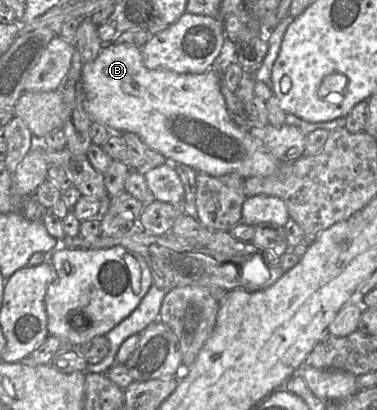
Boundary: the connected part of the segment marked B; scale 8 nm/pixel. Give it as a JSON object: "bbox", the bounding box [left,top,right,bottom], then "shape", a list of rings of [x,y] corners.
{"bbox":[81,43,280,179],"shape":[[[110,43],[103,45],[93,61],[82,64],[81,77],[86,111],[92,121],[105,125],[114,133],[131,132],[138,135],[166,159],[212,176],[236,173],[245,179],[269,176],[280,164],[246,128],[239,127],[231,120],[220,88],[221,74],[212,68],[201,74],[176,73],[166,69],[149,70],[143,64],[142,48]]]}

